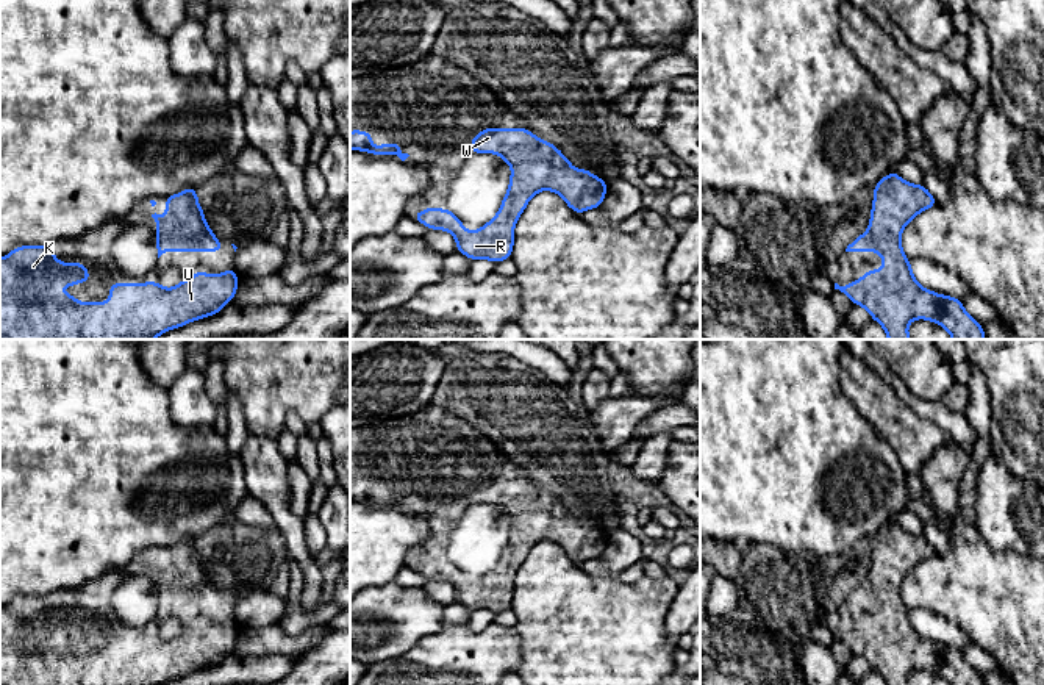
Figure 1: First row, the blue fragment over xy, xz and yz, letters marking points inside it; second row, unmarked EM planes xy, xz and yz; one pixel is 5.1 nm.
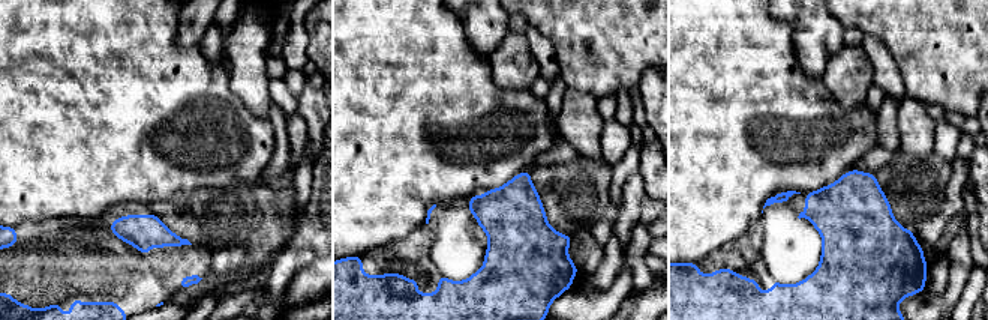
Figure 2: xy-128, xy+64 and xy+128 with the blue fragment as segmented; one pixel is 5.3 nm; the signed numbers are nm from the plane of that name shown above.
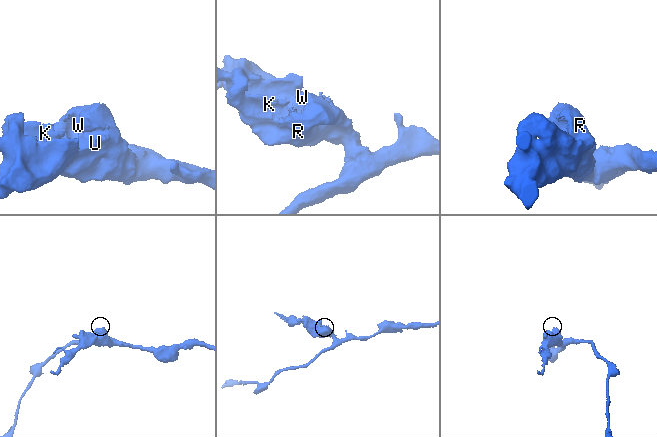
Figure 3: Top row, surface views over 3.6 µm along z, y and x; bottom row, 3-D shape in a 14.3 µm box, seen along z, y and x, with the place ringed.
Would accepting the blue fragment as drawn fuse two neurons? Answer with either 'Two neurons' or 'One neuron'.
One neuron

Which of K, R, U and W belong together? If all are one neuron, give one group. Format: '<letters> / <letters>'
K R U W

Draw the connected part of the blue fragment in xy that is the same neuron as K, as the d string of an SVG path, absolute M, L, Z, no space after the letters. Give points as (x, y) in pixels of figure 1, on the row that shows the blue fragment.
M55 242L19 246L0 258L0 339L155 339L209 314L219 314L236 296L234 267L223 274L195 271L192 278L164 288L159 282L111 283L108 302L80 302L61 288L86 283L84 263L55 258Z

